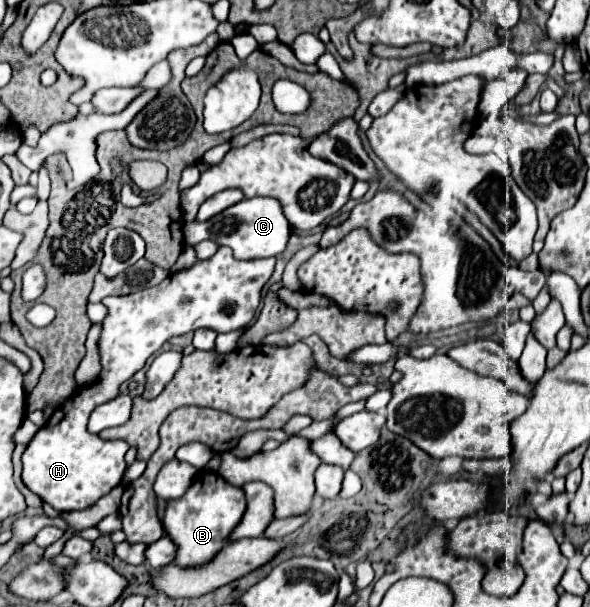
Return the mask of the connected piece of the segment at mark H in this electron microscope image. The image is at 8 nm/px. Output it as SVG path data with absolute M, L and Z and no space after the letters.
M220 246L218 252L208 258L200 260L194 266L172 272L168 278L164 278L160 284L152 288L144 288L138 292L132 292L128 296L108 296L102 300L102 304L108 308L106 318L102 320L102 332L100 332L100 364L102 370L98 374L98 380L94 384L78 386L76 392L58 406L58 410L52 412L48 422L38 430L38 434L30 440L28 448L22 454L22 482L28 490L38 494L44 502L48 502L58 512L70 512L70 510L84 510L92 506L98 498L108 494L112 488L116 488L122 480L122 474L126 470L124 454L130 448L124 440L102 440L99 435L90 434L86 430L86 422L90 412L120 394L120 384L130 380L144 364L146 360L162 348L162 344L174 336L184 336L188 332L194 332L198 328L210 328L214 332L232 332L238 328L248 326L254 316L256 308L262 300L262 288L268 282L268 278L274 272L274 258L260 258L260 260L236 260L232 256L232 250L226 246Z

